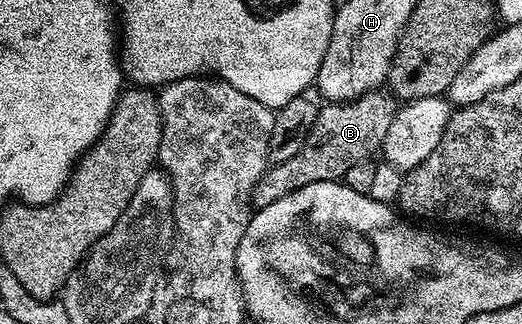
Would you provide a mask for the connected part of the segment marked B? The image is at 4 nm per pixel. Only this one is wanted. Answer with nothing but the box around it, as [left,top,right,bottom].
[251,89,397,208]

